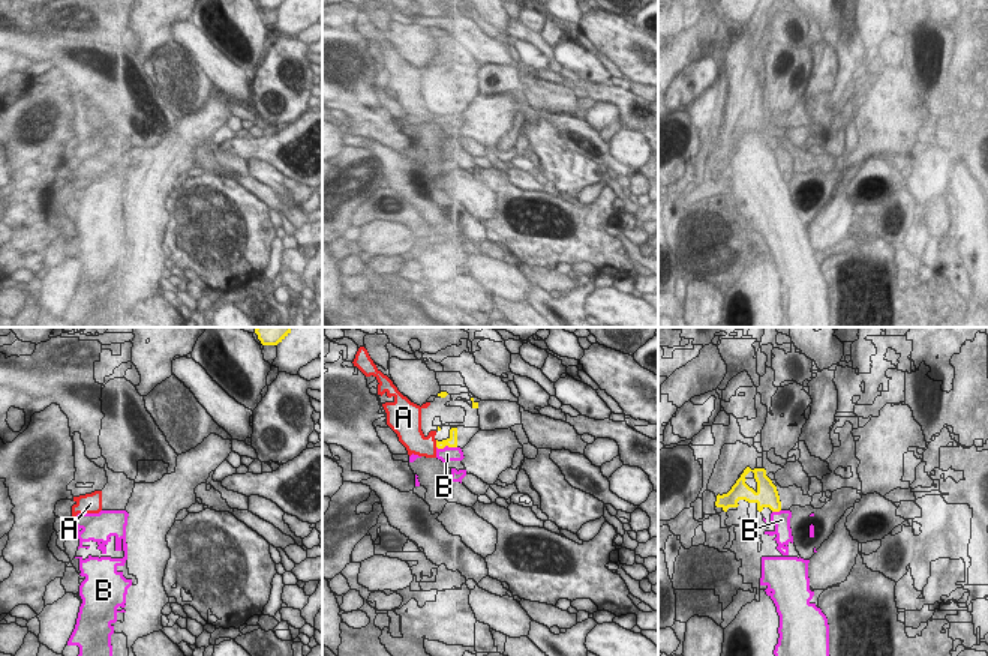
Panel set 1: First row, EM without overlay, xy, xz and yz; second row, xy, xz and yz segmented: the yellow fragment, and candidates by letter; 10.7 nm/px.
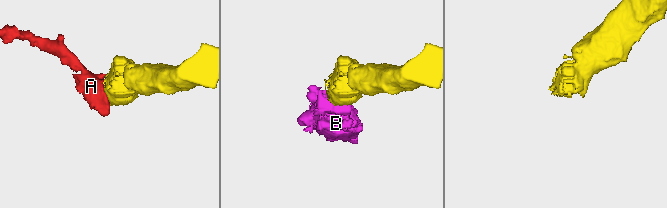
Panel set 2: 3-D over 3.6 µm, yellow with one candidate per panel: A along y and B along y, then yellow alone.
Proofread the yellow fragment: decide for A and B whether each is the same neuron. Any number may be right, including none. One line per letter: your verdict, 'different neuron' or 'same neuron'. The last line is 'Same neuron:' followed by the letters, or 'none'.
A: different neuron
B: same neuron
Same neuron: B

